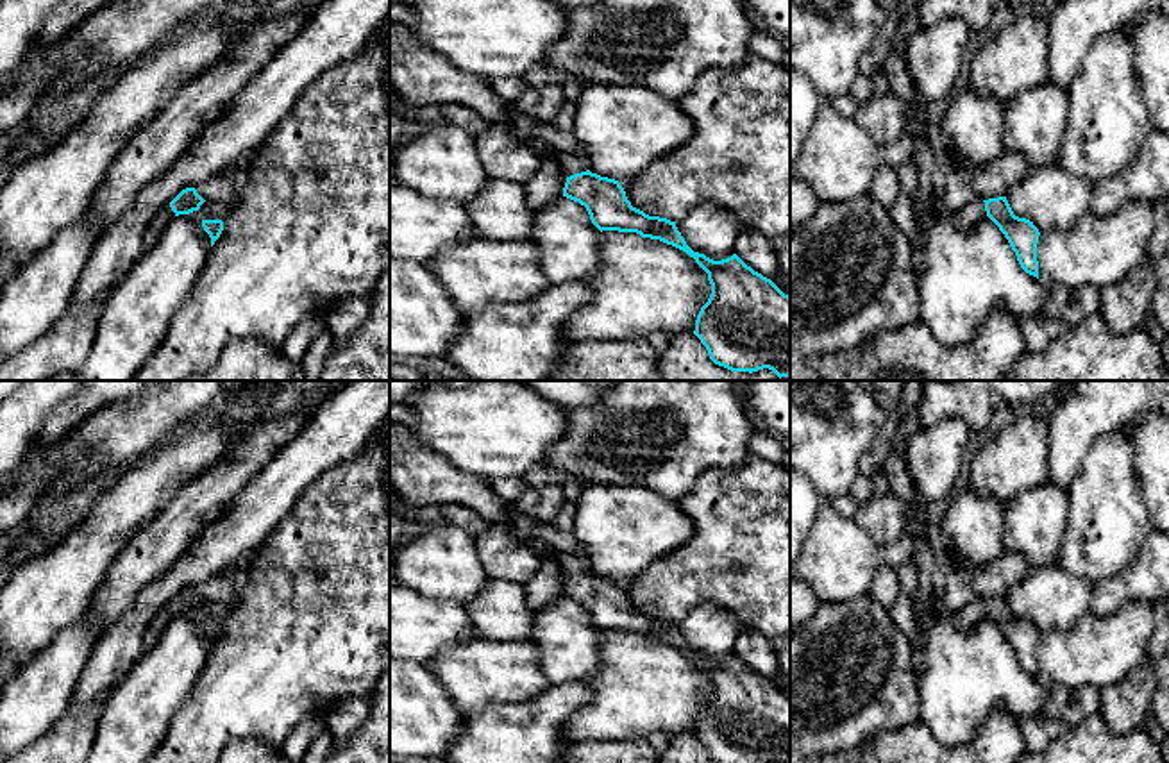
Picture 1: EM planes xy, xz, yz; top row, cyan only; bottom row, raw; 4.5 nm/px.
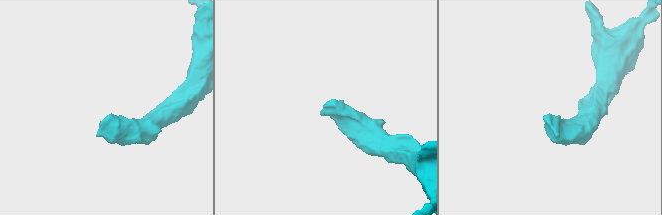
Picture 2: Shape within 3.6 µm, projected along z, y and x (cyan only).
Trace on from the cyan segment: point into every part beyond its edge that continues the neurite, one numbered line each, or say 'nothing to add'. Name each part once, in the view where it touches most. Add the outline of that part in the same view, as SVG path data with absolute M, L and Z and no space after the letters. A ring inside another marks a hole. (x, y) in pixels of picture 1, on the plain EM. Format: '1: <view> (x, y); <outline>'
1: xz (419, 477); M391 420L390 490L400 500L400 507L424 507L445 502L468 507L492 525L500 525L515 538L526 541L542 559L554 559L565 577L588 570L586 559L558 552L533 534L520 531L508 513L509 502L493 491L492 482L459 472L447 459L418 447L408 429Z

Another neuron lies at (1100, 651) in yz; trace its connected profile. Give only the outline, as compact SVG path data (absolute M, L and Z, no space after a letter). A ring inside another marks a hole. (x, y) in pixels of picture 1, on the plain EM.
M1131 600L1112 616L1090 613L1069 631L1042 631L1037 643L1039 679L1065 688L1090 684L1103 690L1148 658L1153 631L1153 606L1144 600Z

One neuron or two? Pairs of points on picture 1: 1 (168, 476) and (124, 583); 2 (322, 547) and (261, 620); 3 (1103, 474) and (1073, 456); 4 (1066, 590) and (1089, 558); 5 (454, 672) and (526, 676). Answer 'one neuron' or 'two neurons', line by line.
1: two neurons
2: one neuron
3: two neurons
4: two neurons
5: one neuron

